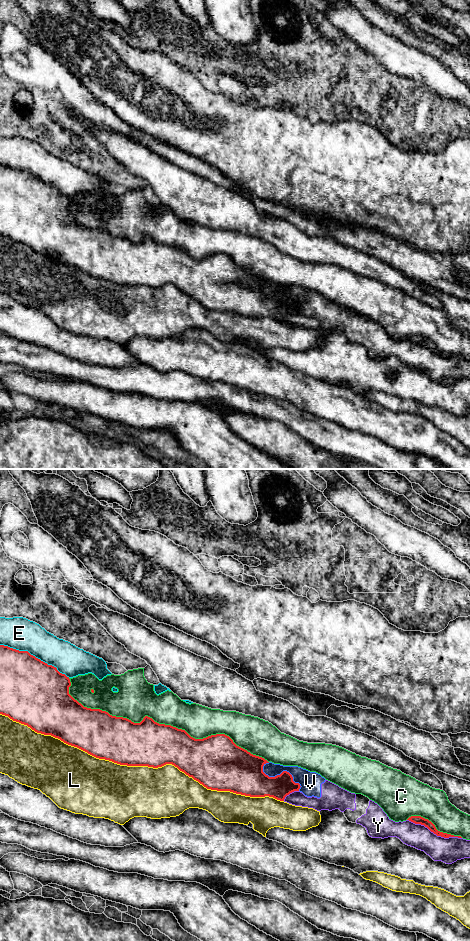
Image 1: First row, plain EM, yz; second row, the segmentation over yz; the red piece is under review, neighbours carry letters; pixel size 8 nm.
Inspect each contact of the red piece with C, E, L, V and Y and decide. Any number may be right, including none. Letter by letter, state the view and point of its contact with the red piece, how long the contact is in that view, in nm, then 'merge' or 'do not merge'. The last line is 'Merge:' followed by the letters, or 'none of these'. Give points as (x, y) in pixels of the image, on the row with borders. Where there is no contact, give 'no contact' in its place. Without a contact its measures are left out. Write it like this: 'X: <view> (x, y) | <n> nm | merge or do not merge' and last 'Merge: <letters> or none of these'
C: yz (161, 724) | 1750 nm | merge
E: yz (34, 656) | 600 nm | do not merge
L: yz (142, 765) | 2400 nm | do not merge
V: yz (282, 772) | 360 nm | do not merge
Y: yz (434, 833) | 460 nm | do not merge
Merge: C

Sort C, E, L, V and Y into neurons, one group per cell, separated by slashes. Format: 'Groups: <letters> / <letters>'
Groups: C / E / L / V Y

